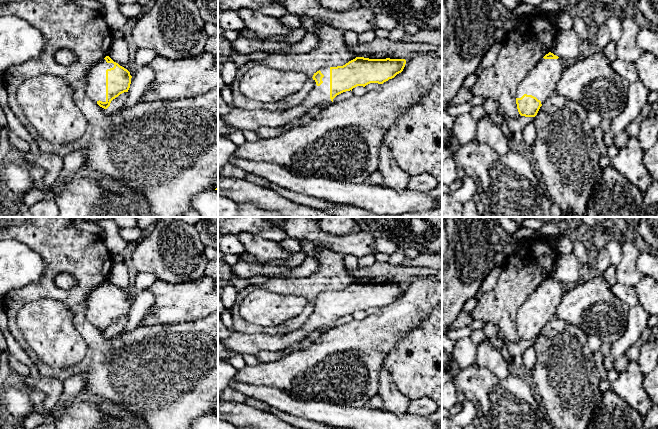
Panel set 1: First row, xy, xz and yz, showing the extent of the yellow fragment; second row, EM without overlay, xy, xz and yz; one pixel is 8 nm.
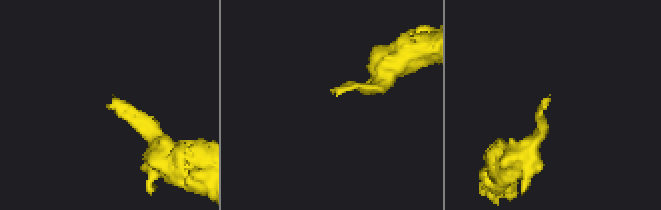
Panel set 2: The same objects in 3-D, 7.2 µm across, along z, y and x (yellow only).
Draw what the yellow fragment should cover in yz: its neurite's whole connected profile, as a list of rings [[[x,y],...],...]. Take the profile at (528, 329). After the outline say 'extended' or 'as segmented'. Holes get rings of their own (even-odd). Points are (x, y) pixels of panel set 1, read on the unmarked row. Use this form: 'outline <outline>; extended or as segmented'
outline [[[549,276],[520,305],[516,328],[521,340],[535,341],[542,328],[553,318],[562,301],[562,284]]]; extended

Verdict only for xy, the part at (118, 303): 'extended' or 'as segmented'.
extended

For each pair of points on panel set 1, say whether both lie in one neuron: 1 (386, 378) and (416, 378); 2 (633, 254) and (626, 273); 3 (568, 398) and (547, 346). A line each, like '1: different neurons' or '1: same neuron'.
1: different neurons
2: same neuron
3: same neuron

